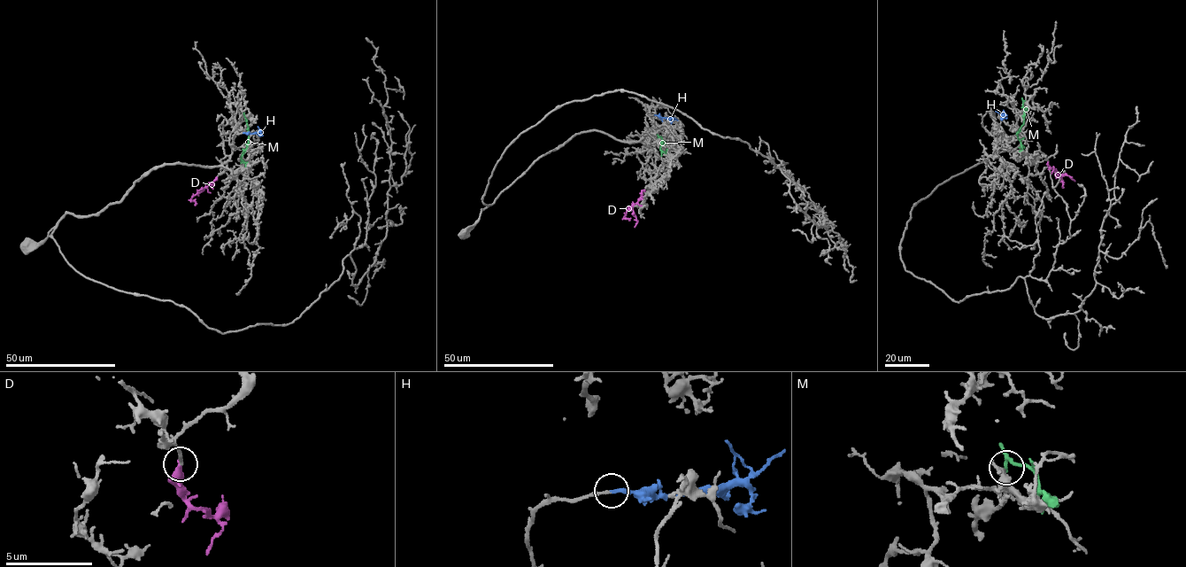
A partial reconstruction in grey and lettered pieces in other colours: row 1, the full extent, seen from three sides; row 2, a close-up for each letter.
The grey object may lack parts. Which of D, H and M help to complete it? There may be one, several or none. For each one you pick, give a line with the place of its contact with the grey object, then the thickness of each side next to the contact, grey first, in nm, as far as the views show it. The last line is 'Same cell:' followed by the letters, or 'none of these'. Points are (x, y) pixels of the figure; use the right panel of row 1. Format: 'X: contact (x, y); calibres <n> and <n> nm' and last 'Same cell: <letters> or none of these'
H: contact (996, 109); calibres 200 and 200 nm
Same cell: H

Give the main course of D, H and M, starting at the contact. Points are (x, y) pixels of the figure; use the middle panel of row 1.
D: (644, 190), (637, 202), (627, 209), (624, 217), (628, 221)
H: (655, 114), (677, 120)
M: (658, 137), (666, 144), (663, 143), (660, 151), (666, 151)

